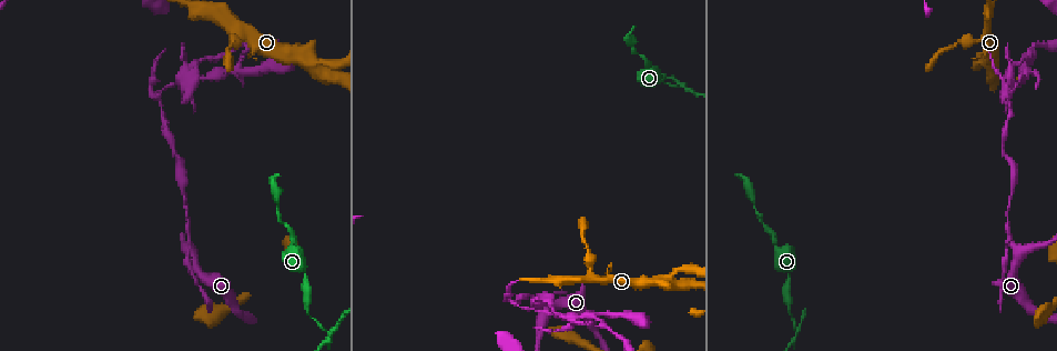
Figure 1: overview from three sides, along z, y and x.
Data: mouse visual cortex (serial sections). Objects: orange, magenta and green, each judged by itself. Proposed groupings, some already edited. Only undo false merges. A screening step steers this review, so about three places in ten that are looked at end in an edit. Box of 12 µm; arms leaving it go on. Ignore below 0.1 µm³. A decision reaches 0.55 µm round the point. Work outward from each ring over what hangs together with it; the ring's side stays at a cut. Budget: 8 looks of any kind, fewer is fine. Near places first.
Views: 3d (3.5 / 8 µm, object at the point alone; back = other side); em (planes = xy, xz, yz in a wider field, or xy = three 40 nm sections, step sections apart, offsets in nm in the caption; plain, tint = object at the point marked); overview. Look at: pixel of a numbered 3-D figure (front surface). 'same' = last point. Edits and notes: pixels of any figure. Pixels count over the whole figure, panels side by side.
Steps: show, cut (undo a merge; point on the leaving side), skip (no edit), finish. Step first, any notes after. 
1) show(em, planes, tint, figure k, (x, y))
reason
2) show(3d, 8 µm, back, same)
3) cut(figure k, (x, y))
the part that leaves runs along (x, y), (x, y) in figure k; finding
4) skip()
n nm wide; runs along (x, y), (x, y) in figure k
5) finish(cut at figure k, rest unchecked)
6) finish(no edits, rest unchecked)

show(3d, 3.5 µm, figure 1, (193, 253))
branch point

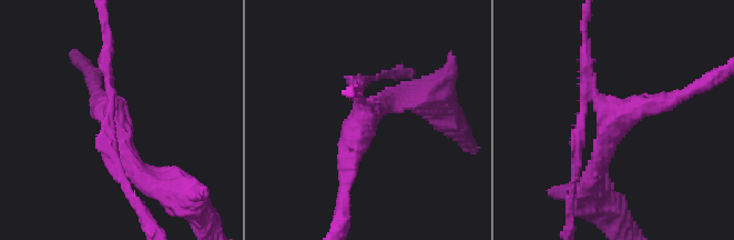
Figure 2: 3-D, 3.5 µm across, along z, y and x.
show(em, planes, tint, figure 2, (613, 120))

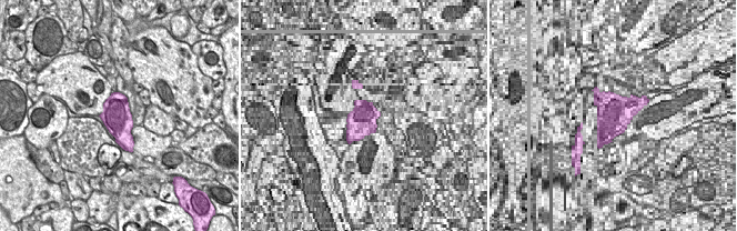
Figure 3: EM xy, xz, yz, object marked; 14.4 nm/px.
cut(figure 2, (584, 58))
420 nm wide; the part that leaves runs along (589, 94), (587, 33), (583, 27) in figure 2; two cells meet here

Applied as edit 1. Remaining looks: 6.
show(3d, 8 µm, figure 1, (309, 66))

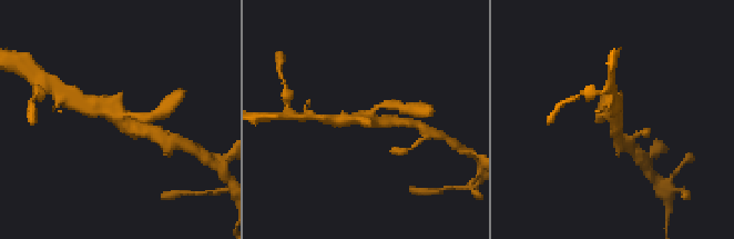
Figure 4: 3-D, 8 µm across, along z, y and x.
show(3d, 3.5 µm, back, figure 4, (119, 118))
closer look

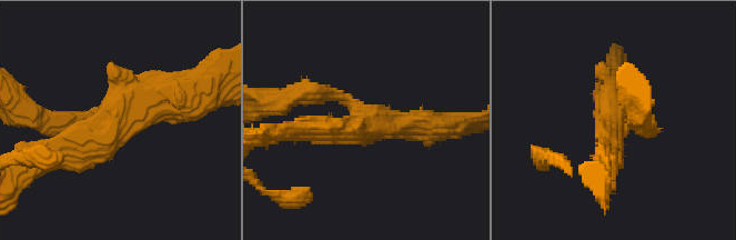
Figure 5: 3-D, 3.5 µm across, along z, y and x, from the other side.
show(em, xy, step 1, tint, figure 5, (367, 123))

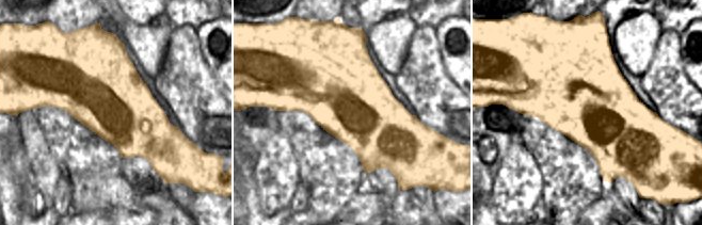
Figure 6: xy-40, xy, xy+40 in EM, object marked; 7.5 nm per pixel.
skip()
all the same cell

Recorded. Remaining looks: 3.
show(3d, 3.5 µm, figure 1, (796, 330))

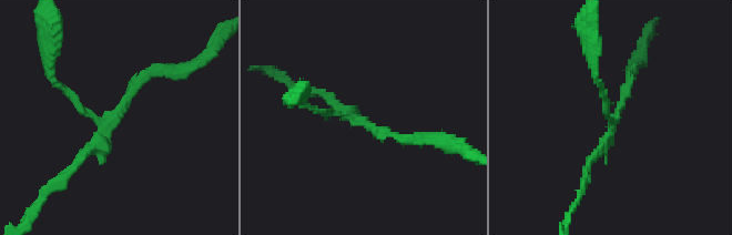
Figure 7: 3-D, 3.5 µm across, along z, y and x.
show(em, xy, step 1, plain, figure 7, (104, 123))
3 arms; arms of 100, 150, 150 nm; shape alone is not enough

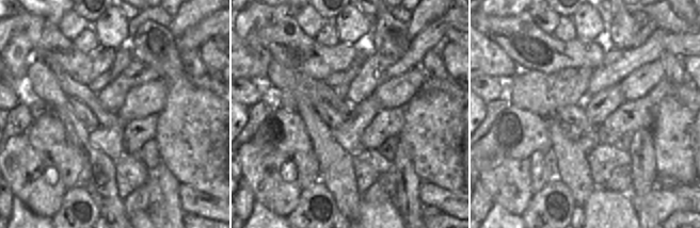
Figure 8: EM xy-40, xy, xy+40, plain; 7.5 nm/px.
show(em, xy, step 1, tint, same)
where the object lies

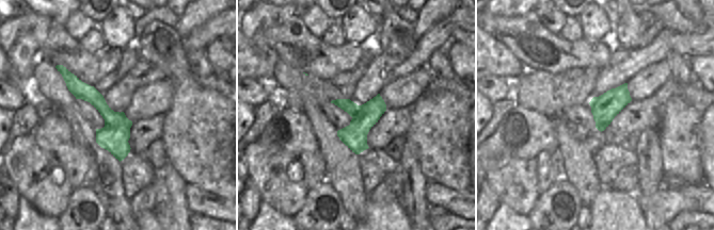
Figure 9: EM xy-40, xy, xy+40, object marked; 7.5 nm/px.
cut(figure 7, (623, 89))
border along (121, 113), (117, 124), (105, 127) in figure 9; two cells meet here

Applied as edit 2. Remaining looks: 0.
finish(cut at figure 2, cut at figure 7, rest unchecked)

